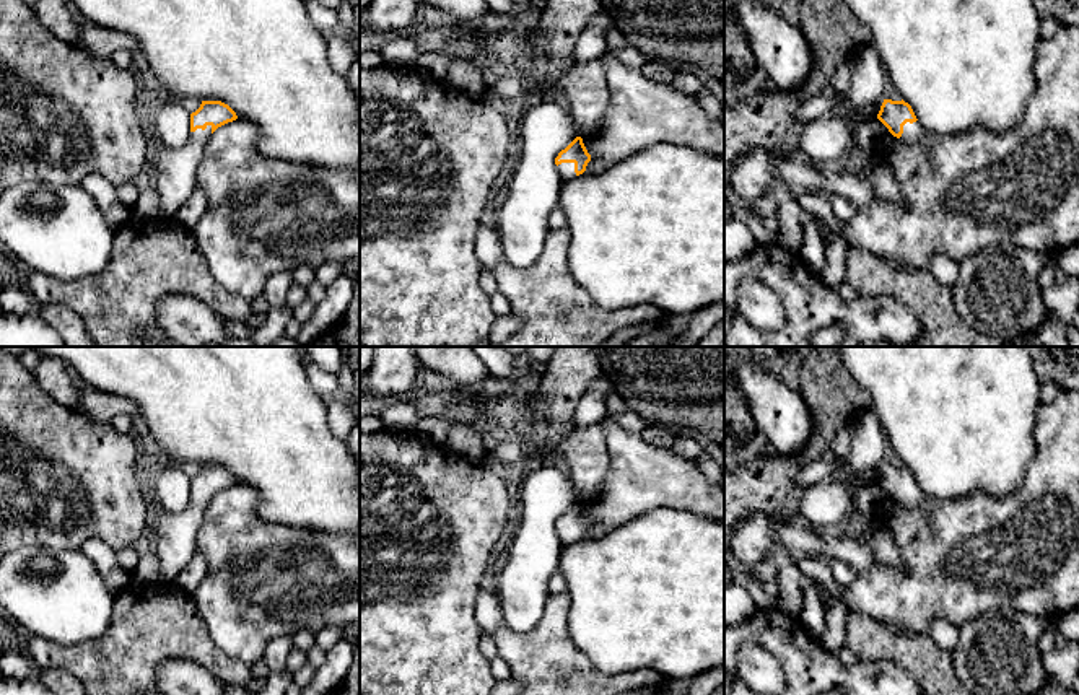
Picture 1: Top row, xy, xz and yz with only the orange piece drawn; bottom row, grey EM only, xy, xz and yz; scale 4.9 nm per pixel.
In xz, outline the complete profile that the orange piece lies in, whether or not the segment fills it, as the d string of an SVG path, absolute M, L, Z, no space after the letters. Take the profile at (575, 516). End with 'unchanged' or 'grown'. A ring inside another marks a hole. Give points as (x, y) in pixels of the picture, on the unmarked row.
M576 501L565 514L555 522L555 529L563 545L570 545L586 535L591 519L588 518L583 503Z | grown

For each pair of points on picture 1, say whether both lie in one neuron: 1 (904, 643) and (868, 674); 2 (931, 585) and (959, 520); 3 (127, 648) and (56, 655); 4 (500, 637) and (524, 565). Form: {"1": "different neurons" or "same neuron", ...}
{"1": "different neurons", "2": "same neuron", "3": "same neuron", "4": "different neurons"}

